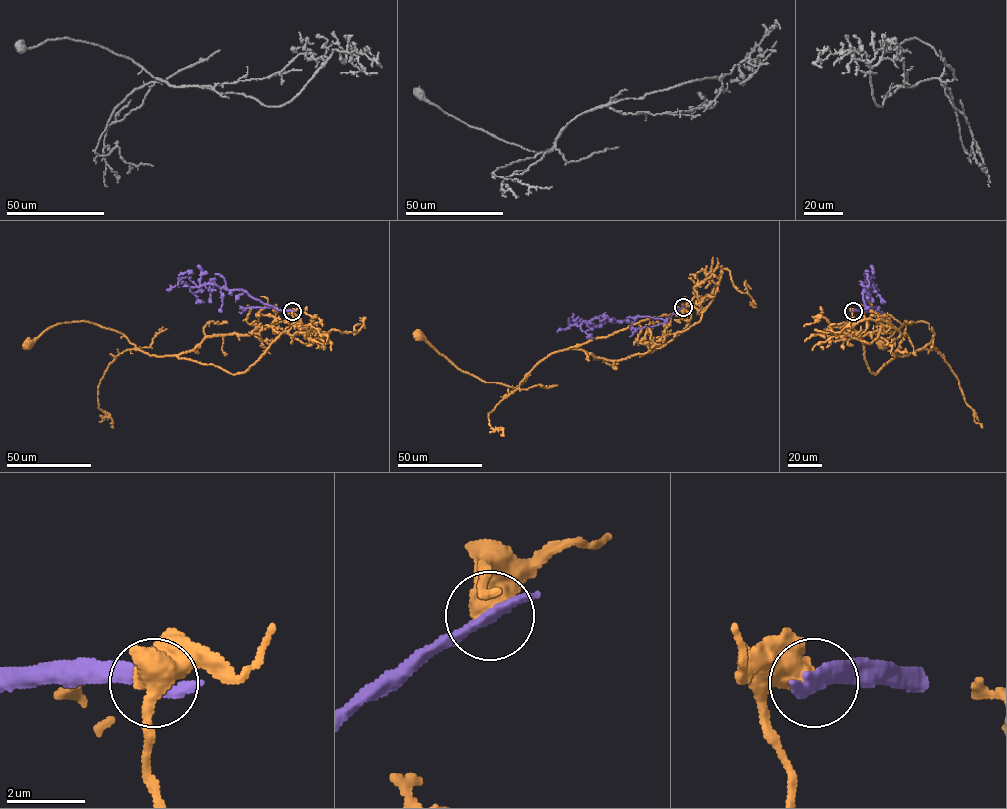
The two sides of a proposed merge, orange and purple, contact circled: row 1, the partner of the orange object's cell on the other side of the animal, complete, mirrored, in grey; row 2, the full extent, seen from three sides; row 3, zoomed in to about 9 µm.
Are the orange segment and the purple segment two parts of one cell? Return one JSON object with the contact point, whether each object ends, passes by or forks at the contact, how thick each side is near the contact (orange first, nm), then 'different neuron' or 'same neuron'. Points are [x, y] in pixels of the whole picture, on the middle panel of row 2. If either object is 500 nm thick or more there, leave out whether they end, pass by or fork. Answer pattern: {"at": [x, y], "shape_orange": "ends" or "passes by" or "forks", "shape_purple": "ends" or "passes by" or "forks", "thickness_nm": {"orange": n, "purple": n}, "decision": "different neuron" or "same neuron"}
{"at": [683, 307], "thickness_nm": {"orange": 700, "purple": 320}, "decision": "different neuron"}

